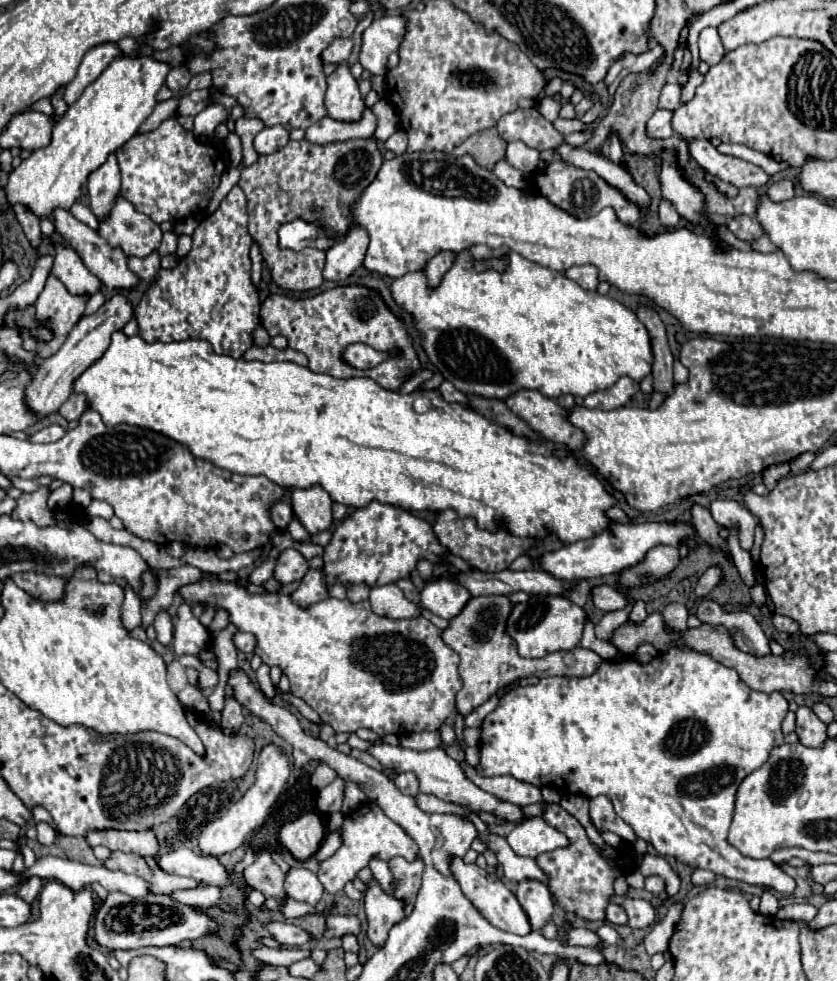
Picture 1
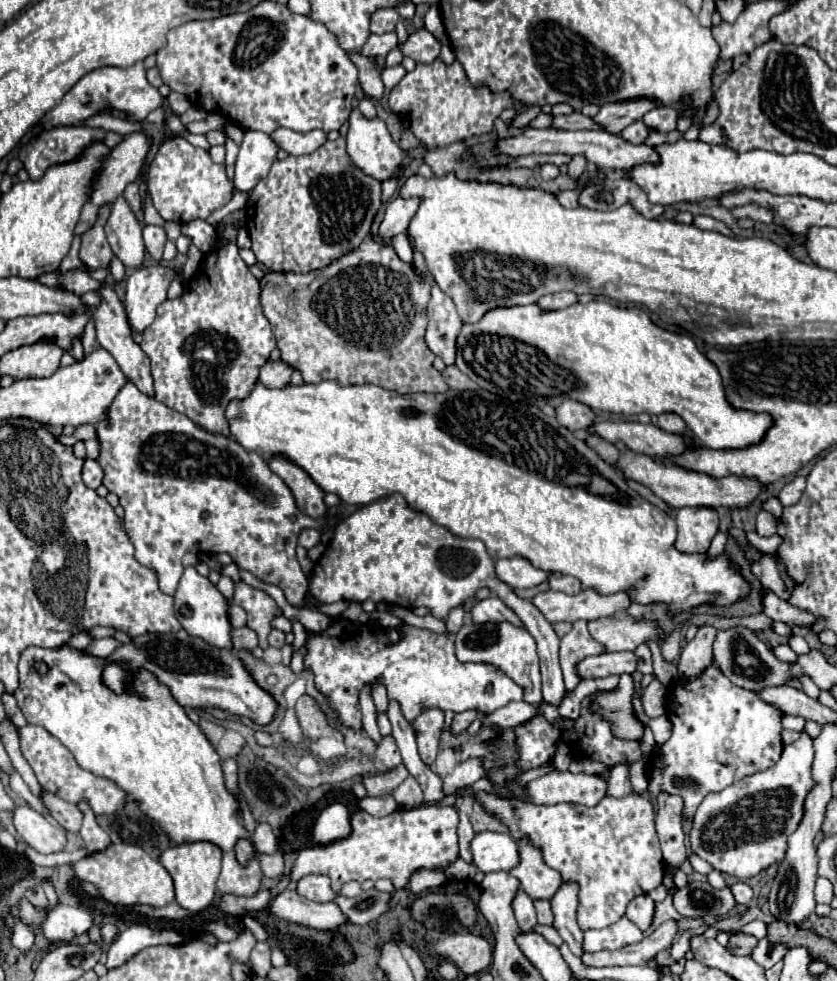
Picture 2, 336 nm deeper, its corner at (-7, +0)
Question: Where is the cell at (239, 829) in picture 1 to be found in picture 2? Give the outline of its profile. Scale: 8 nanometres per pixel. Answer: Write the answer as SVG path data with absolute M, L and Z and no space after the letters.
M193 842L183 846L171 846L161 852L159 862L167 868L175 886L175 902L185 908L191 916L209 908L215 898L215 882L221 870L221 850L211 842Z

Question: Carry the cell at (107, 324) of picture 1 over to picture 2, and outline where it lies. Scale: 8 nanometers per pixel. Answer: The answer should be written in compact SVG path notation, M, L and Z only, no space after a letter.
M149 266L135 270L127 280L127 316L133 332L143 332L155 320L155 308L167 300L169 284L177 270L169 266Z

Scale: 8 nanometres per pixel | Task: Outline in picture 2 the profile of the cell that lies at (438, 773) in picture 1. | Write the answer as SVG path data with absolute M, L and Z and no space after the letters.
M479 792L477 800L487 812L509 826L515 840L523 836L531 838L531 842L541 848L547 866L555 868L563 876L563 882L579 882L577 924L581 930L615 924L625 916L625 908L635 896L649 894L665 876L659 838L653 824L653 802L641 794L623 798L605 796L591 808L565 802L537 806L515 798L497 798L487 792Z

